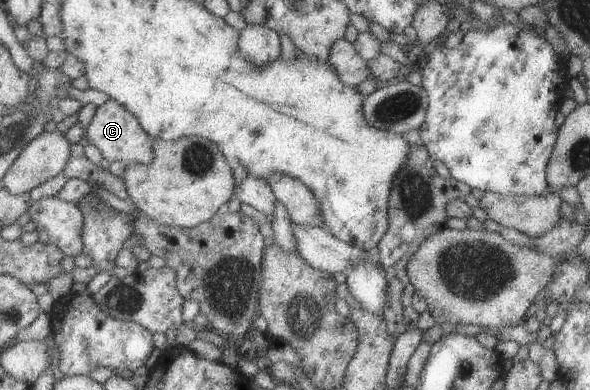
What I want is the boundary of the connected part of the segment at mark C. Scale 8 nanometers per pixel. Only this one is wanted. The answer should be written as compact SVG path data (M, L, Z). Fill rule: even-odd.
M109 99L103 106L97 108L97 112L86 128L89 142L103 155L103 159L109 162L120 161L125 164L140 163L149 165L154 160L154 139L143 131L137 118L121 104Z

